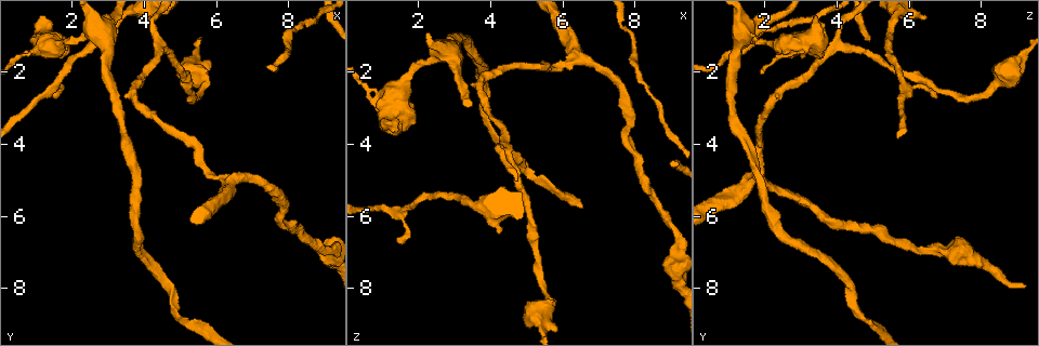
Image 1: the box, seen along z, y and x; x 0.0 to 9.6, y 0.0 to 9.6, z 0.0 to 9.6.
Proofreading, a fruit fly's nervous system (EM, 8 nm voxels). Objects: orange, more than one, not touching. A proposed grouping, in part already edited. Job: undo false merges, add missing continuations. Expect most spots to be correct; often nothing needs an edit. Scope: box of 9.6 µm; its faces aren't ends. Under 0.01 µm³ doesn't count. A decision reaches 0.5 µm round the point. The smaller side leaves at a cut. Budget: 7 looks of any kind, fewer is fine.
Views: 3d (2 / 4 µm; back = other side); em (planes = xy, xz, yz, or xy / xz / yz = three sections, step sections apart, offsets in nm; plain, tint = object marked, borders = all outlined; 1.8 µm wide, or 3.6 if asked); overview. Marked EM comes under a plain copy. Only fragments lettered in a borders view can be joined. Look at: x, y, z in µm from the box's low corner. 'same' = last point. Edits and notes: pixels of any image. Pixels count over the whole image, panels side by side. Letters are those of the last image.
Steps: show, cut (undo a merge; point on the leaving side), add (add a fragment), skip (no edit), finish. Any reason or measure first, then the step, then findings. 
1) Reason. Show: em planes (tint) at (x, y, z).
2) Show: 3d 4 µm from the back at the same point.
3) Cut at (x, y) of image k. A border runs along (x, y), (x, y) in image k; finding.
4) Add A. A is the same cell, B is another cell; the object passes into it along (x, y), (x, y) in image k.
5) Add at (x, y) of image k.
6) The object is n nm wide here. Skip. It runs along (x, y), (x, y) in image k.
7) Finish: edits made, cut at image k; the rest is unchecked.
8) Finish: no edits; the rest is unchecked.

Thin end. Show: em 3.6 µm planes (borders) at (1.60, 2.70, 6.80).

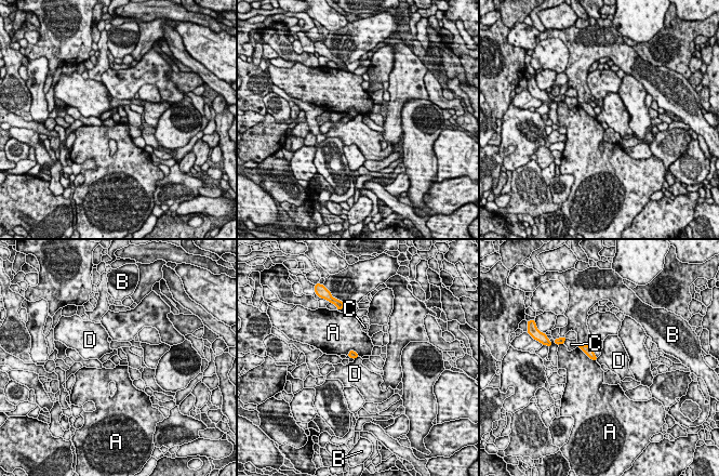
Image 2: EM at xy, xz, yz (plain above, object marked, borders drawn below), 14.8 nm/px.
The object is 100 nm wide here. Skip. A, B, C and D are other cells; a border runs along (358, 356), (355, 359) in image 2; none of them fits.

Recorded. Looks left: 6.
Four-way junction. Show: em planes (borders) at (1.00, 1.35, 2.60).

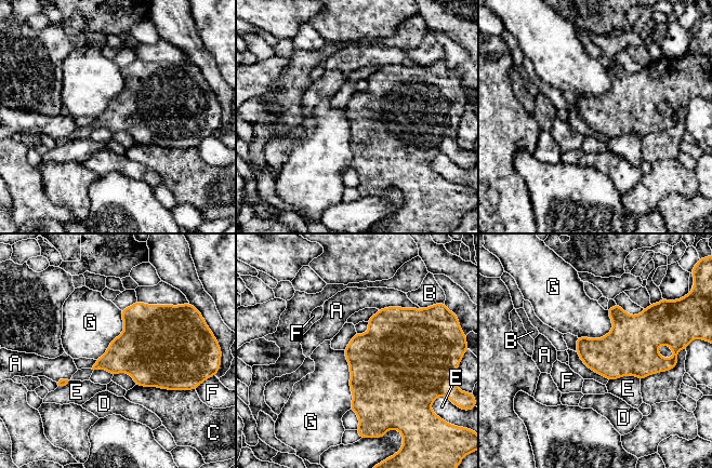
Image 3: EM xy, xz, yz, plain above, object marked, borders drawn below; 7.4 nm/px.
Skip. A, B, C, D, E, F and G are other cells; a border runs along (343, 350), (350, 373), (350, 409) in image 3; continuous, no second cell.

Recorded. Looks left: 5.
Show: 3d 4 µm at (2.65, 0.65, 1.35).

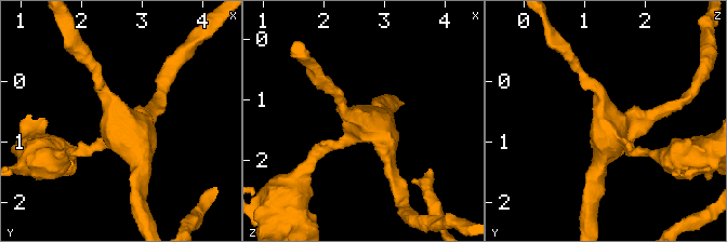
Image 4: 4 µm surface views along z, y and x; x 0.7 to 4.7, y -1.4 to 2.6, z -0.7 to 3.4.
4 arms meet here; shape alone is not enough. Show: em 3.6 µm planes (tint) at (2.60, 0.65, 1.35).

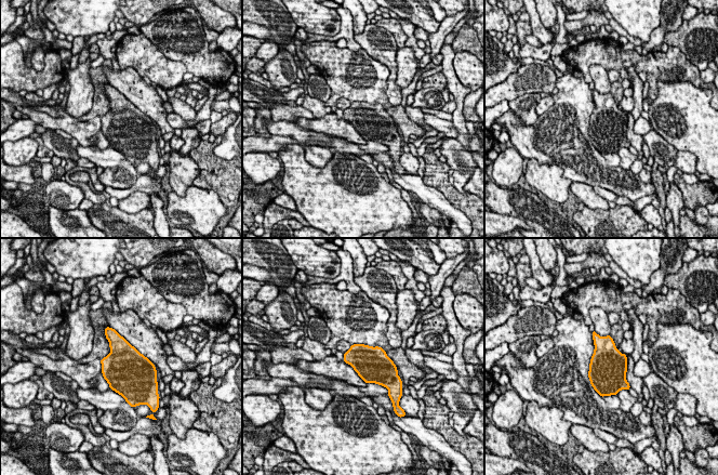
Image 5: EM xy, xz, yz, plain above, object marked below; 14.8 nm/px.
Show: em 3.6 µm planes (borders) at the same point.

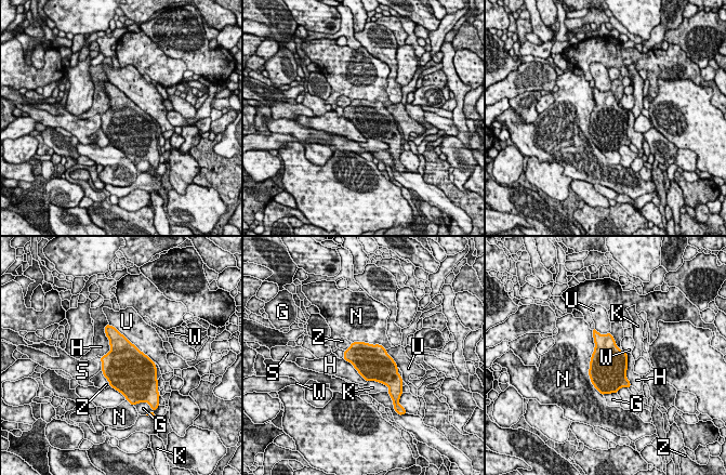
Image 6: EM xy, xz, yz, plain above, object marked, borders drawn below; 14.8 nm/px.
The object is 500 nm wide here. Skip. G, H, K, N, S, U, W and Z are other cells; a border runs along (108, 324), (109, 350), (101, 357) in image 6; all the same cell.

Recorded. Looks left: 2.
Finish: no edits; the rest is unchecked.

